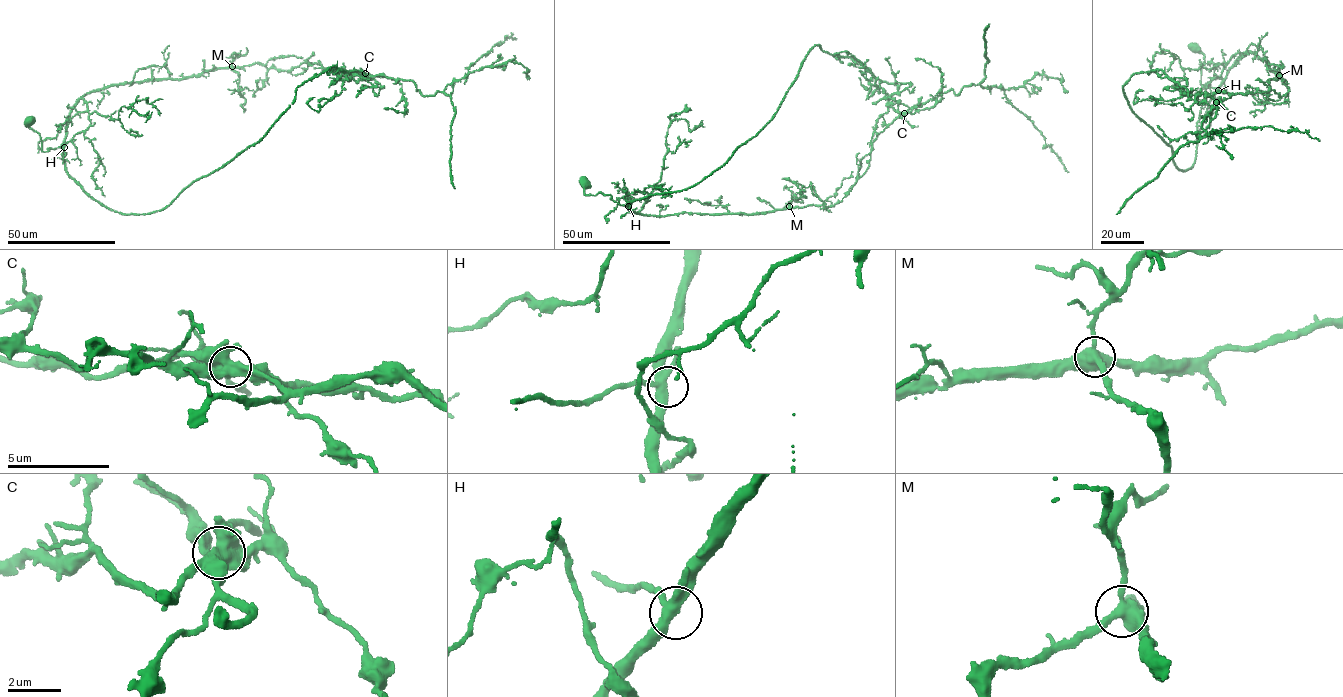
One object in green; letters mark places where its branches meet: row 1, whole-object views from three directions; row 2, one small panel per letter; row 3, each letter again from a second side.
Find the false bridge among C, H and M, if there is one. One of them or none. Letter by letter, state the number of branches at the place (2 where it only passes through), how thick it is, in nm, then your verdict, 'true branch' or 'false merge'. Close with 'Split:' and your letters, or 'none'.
C: branches 5; calibre 550 nm; false merge
H: branches 4; calibre 400 nm; true branch
M: branches 4; calibre 500 nm; true branch
Split: C

